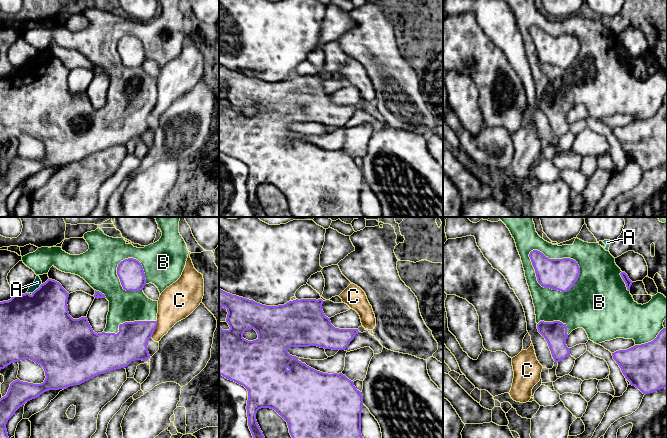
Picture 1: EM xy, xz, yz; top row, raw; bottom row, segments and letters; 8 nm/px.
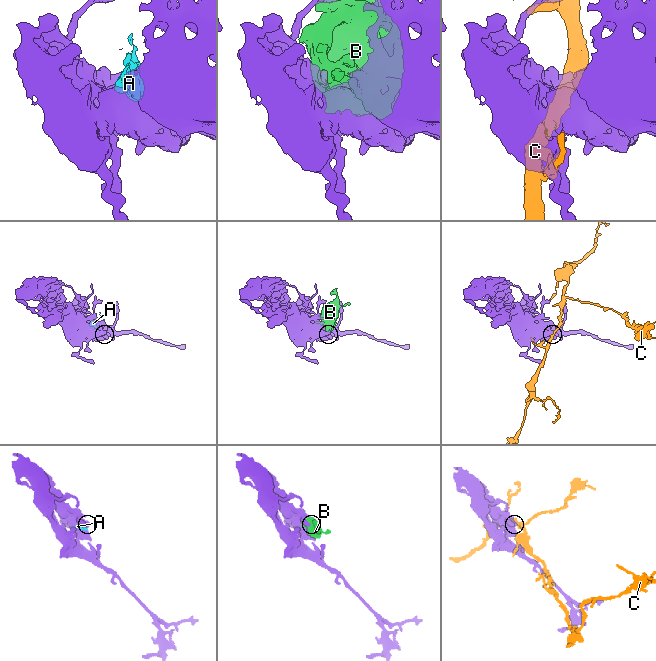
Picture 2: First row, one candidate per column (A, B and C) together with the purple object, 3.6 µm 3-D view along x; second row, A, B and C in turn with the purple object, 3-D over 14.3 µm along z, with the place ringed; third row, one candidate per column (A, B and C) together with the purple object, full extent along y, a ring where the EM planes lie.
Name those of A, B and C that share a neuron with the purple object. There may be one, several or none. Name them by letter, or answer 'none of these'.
B

